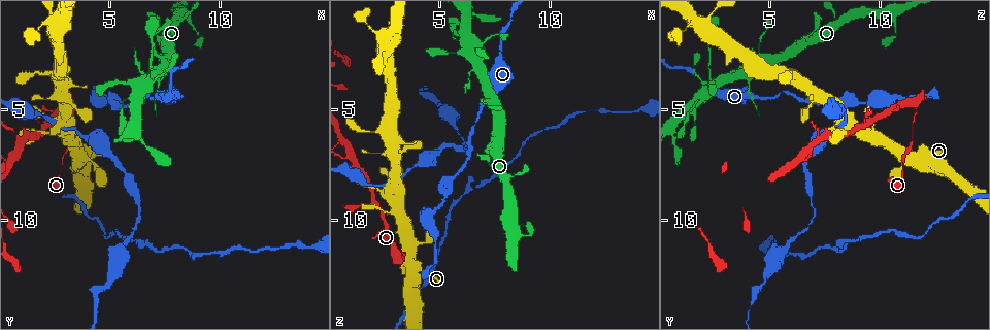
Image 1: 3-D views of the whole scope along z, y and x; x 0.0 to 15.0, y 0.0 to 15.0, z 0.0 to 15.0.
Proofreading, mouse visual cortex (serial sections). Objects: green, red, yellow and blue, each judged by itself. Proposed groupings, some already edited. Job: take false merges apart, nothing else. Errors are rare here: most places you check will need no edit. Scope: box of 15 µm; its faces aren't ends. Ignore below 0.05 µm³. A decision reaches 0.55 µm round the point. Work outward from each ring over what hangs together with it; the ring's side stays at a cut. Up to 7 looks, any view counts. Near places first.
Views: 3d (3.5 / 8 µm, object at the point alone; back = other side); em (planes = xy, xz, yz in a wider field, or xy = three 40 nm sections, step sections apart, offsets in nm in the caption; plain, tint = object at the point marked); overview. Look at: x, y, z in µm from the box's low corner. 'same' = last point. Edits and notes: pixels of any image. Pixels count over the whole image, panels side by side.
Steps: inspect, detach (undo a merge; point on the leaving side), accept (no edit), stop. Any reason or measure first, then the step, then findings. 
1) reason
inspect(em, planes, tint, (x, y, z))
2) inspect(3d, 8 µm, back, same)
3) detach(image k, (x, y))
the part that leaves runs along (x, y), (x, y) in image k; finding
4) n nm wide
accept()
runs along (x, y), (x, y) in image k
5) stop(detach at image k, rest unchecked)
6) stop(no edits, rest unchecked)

arms part here
inspect(3d, 3.5 µm, (5.2, 4.7, 8.4))

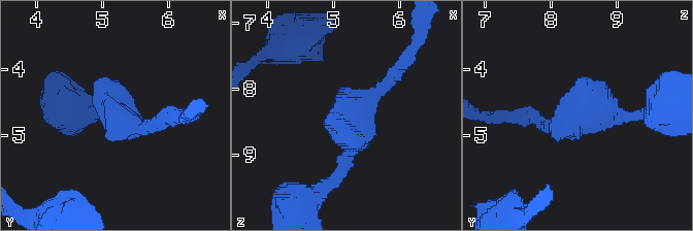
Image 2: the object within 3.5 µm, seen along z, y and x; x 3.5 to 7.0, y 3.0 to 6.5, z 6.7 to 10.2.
accept()
runs along (400, 66), (353, 113), (337, 174) in image 2; one cell here

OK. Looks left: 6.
sharp bend
inspect(3d, 3.5 µm, (3.1, 4.6, 11.6))

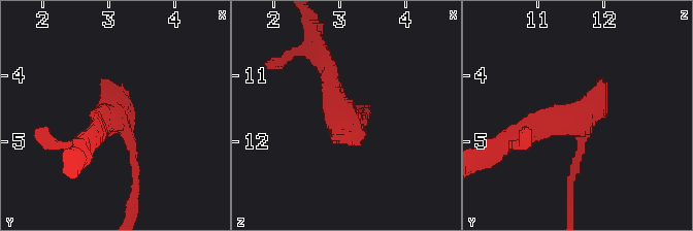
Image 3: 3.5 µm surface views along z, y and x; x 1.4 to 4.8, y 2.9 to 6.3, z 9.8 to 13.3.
inspect(em, xy, step 3, tint, (3.10, 4.65, 11.65))

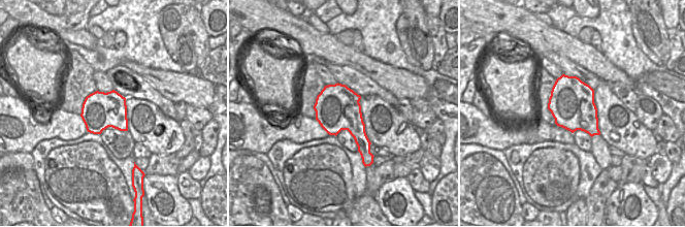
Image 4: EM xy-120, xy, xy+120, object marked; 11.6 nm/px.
accept()
runs along (570, 180), (579, 118), (523, 133) in image 3; continuous, no second cell

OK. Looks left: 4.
abrupt turn
inspect(3d, 3.5 µm, (6.9, 1.7, 4.5))

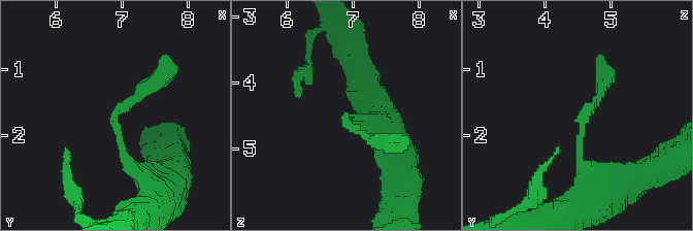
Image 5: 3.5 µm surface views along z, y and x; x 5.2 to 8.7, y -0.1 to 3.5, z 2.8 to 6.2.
shape alone is not enough
inspect(em, xy, step 2, tint, (6.85, 1.75, 4.60))

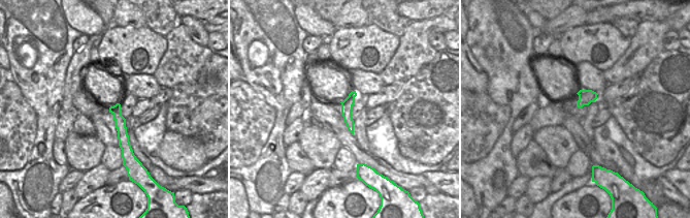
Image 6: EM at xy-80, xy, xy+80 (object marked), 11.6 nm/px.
another direction
inspect(em, xy, step 3, tint, same)

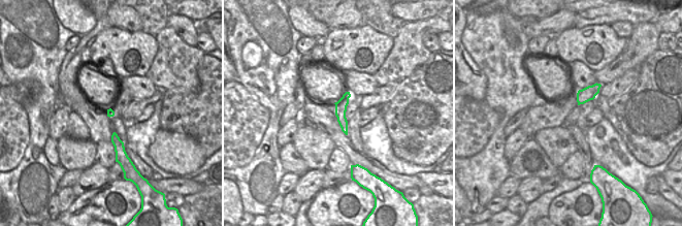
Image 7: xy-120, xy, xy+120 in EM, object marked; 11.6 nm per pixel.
accept()
runs along (142, 178), (124, 160), (114, 116), (162, 74) in image 5; all the same cell

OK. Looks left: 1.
stop(no edits, rest unchecked)

